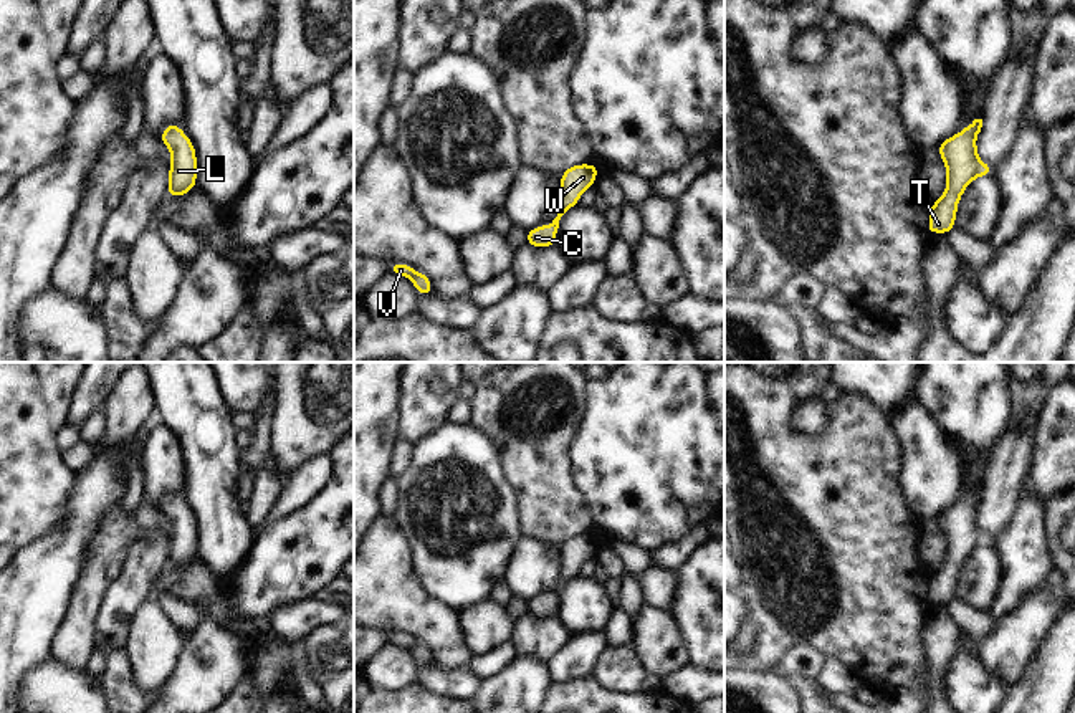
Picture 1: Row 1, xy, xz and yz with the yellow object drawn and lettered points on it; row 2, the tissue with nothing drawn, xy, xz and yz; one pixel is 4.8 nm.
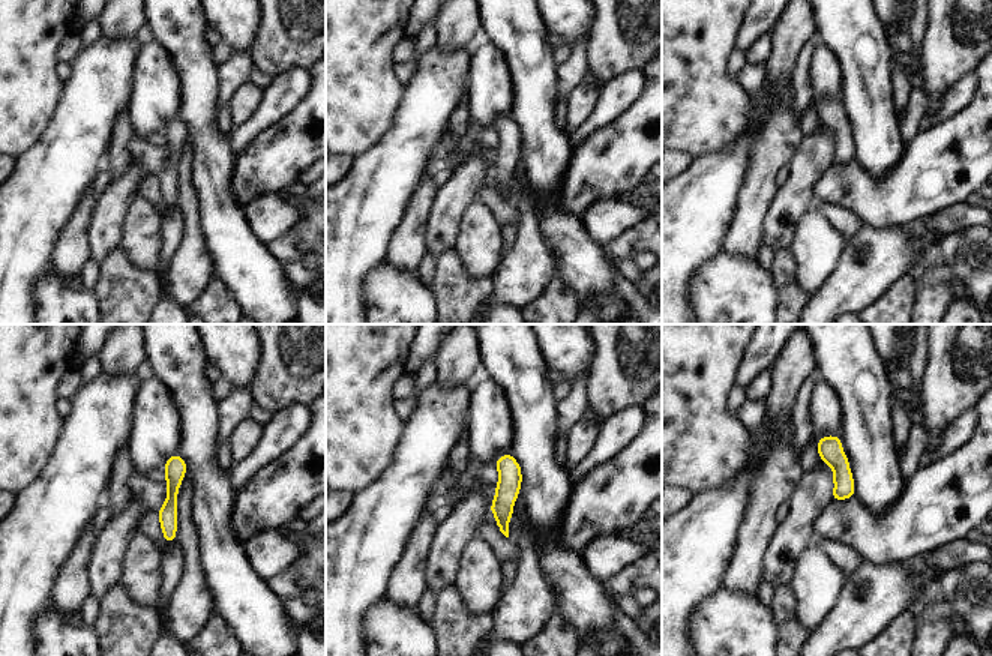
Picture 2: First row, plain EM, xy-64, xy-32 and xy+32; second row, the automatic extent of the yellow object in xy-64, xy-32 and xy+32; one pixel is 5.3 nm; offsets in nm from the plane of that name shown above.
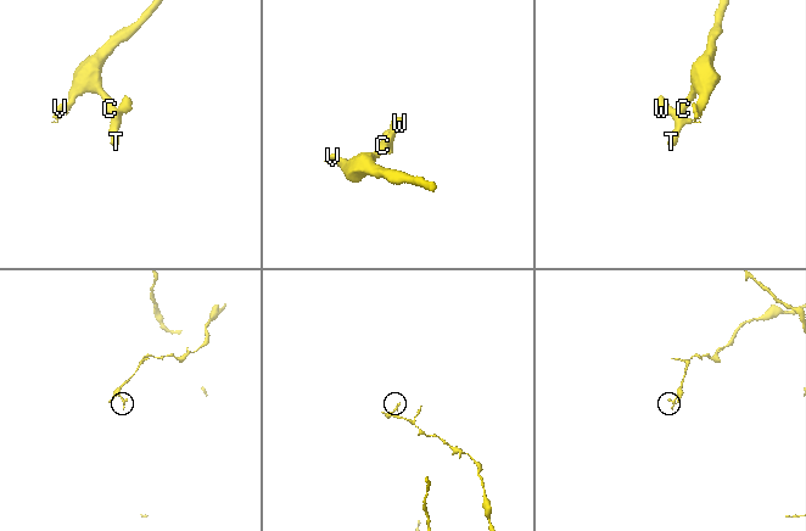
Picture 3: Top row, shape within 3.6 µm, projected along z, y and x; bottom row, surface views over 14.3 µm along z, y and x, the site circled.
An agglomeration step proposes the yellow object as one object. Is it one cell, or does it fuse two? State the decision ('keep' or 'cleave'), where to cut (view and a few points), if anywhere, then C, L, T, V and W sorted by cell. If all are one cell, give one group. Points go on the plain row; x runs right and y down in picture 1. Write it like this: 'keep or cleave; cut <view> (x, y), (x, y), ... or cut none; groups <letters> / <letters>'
keep; cut none; groups C L T V W

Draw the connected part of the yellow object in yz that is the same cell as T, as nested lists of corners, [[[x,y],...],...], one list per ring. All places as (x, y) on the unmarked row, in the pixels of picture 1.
[[[982,490],[971,495],[938,516],[939,528],[946,536],[946,559],[929,579],[928,604],[949,604],[956,597],[959,571],[968,556],[982,546],[992,546],[994,539],[977,526],[976,510]]]

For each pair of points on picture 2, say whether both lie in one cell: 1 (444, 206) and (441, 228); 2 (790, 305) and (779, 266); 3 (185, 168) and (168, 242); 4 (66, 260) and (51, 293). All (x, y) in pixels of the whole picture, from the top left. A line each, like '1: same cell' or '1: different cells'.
1: same cell
2: same cell
3: different cells
4: different cells

